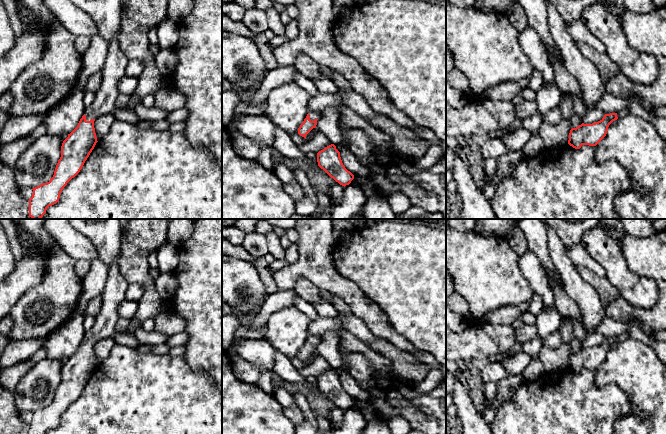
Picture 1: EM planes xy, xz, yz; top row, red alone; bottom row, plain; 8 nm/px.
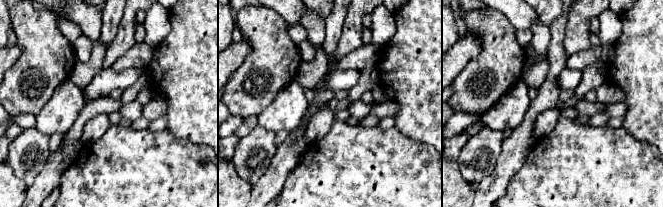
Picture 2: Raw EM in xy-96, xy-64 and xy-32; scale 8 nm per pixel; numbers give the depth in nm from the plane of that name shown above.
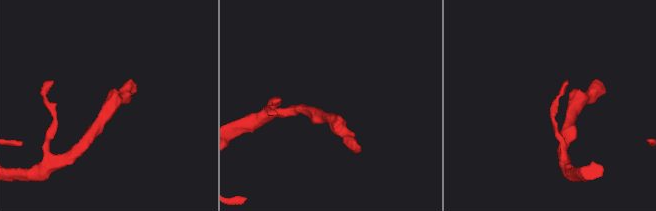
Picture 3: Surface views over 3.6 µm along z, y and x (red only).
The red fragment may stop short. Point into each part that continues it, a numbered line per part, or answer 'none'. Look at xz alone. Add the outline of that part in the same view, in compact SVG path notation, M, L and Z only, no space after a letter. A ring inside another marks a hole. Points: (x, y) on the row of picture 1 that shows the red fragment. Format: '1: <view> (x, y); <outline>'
1: xz (313, 115); M310 110L309 117L311 121L314 121L316 119L318 122L318 120L321 118L321 114L320 112Z

